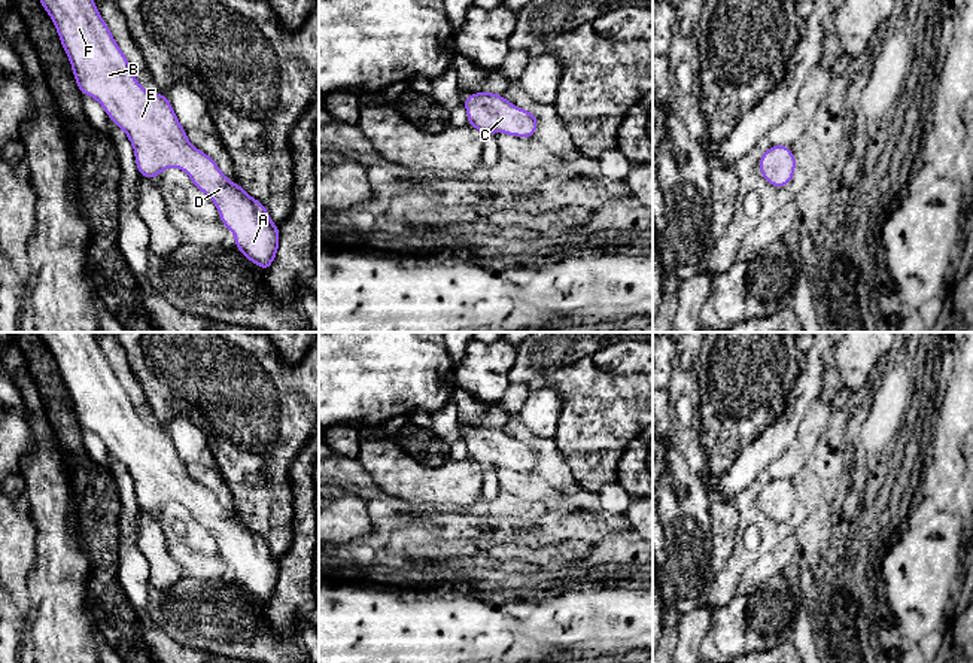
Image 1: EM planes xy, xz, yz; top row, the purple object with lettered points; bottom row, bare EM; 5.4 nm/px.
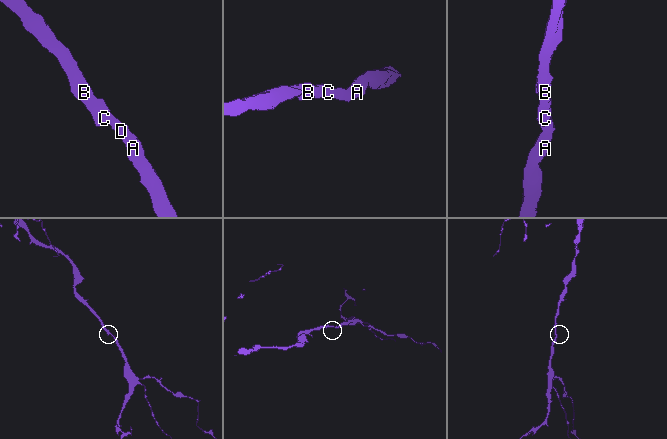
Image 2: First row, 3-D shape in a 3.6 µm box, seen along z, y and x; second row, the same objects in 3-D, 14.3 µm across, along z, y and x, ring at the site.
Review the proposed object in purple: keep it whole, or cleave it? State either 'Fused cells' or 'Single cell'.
Single cell

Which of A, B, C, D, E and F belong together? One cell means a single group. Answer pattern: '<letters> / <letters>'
A B C D E F

